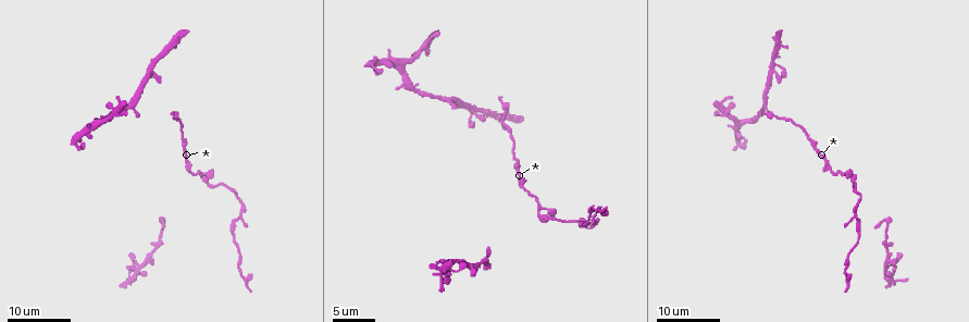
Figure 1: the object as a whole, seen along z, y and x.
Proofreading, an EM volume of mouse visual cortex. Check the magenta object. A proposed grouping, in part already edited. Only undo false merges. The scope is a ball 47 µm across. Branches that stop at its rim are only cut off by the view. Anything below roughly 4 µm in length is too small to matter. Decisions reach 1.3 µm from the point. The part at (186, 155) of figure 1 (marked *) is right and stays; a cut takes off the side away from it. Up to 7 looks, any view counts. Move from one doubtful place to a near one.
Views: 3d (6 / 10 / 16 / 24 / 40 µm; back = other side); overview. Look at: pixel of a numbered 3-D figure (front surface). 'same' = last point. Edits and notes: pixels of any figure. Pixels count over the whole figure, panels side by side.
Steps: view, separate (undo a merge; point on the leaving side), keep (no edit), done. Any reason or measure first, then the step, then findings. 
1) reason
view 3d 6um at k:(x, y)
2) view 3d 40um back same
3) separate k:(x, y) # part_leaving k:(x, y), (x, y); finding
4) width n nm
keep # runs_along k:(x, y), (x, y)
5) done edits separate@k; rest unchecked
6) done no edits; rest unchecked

thick turns thin
view 3d 16um at 1:(149, 256)

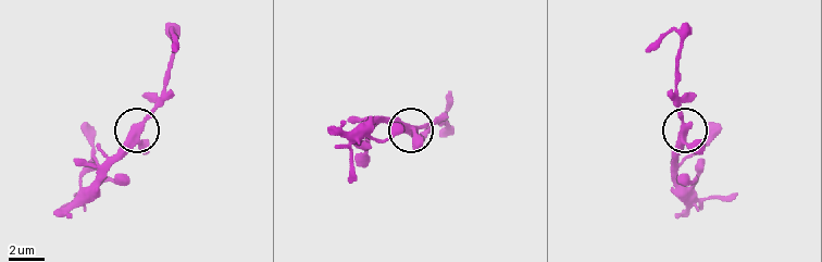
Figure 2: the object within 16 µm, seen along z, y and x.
view 3d 10um at 2:(683, 128)

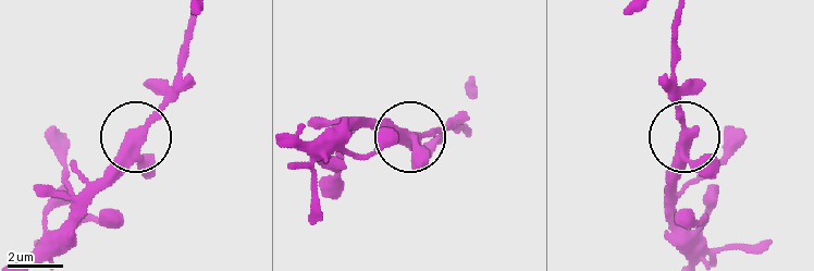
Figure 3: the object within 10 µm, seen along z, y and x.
keep # continuous, no second neuron

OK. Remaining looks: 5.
side arm on a straight run
view 3d 16um at 1:(201, 174)

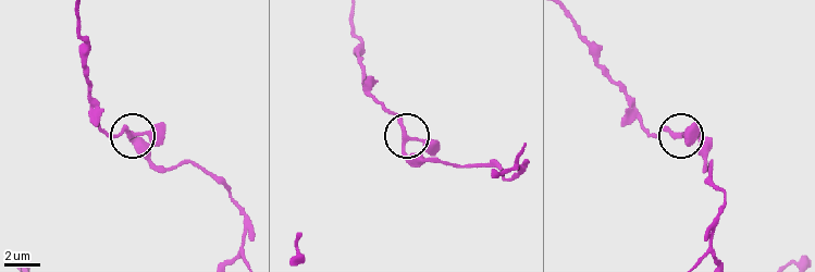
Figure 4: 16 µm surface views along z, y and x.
view 3d 10um at 4:(681, 136)

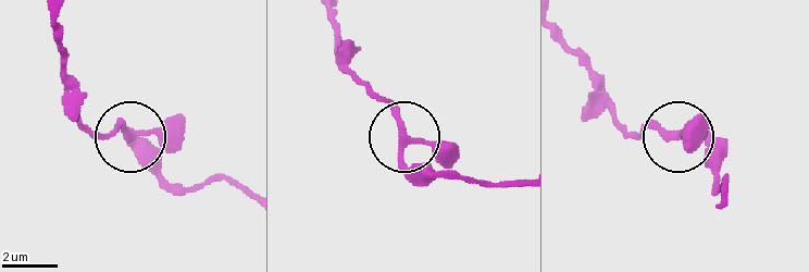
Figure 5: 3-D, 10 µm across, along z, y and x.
keep # runs_along 5:(337, 33), (337, 60), (386, 102), (402, 159), (426, 184); one neuron here

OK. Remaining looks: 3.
view 3d 16um at 1:(129, 107)

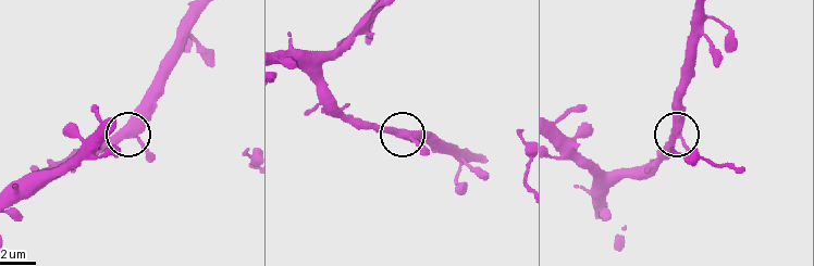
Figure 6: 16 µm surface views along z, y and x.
view 3d 6um at 6:(122, 127)

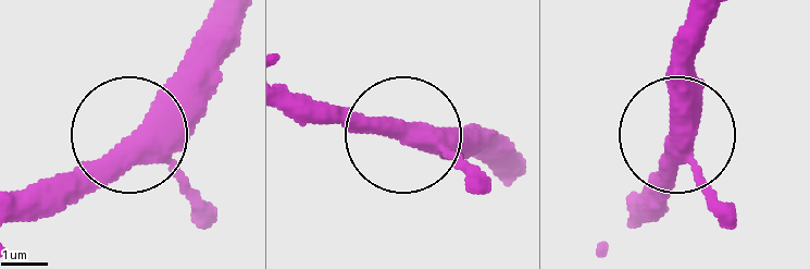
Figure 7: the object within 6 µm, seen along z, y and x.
view 3d 6um back at 7:(138, 142)

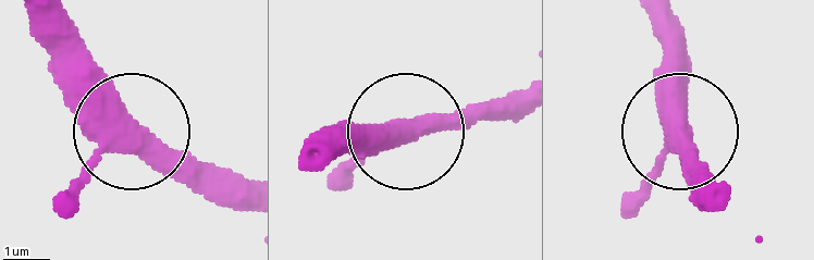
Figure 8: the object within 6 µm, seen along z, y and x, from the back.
keep # all the same neuron

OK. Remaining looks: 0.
done no edits; rest unchecked

